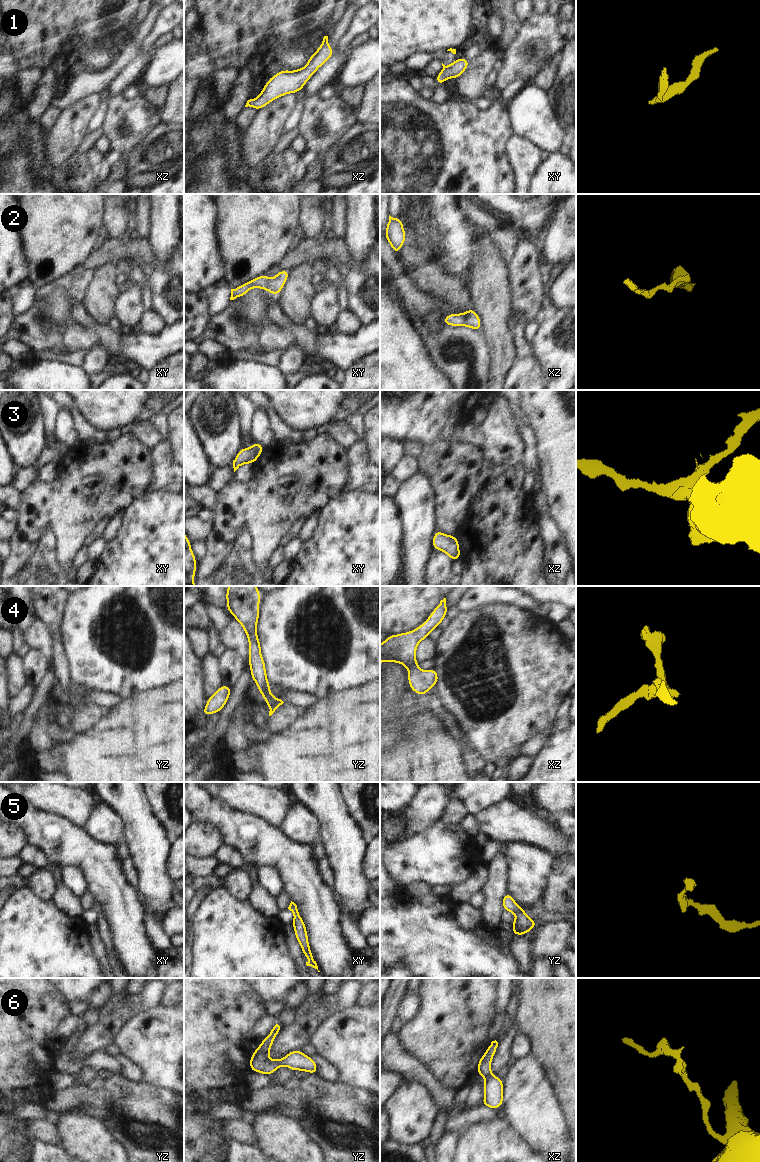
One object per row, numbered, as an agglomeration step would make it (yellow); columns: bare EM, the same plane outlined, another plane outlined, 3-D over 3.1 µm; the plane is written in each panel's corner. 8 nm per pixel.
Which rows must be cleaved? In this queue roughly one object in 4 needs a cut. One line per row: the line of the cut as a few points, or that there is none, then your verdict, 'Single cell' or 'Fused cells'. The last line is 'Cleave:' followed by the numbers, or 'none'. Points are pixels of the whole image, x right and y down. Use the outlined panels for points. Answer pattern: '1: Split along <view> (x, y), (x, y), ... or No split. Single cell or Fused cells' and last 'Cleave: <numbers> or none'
1: Split along xy (451, 64), (443, 69). Fused cells
2: No split. Single cell
3: No split. Single cell
4: No split. Single cell
5: No split. Single cell
6: No split. Single cell
Cleave: 1.

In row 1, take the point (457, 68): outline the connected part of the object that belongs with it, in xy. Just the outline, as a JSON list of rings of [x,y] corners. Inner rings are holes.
[[[464,57],[456,59],[447,69],[443,69],[435,77],[437,84],[444,84],[445,80],[448,78],[457,79],[467,69],[469,62],[470,60],[467,60]]]

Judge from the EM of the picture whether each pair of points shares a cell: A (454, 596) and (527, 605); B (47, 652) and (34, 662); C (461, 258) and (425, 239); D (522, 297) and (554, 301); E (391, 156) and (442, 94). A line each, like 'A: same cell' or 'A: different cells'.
A: different cells
B: different cells
C: same cell
D: different cells
E: different cells

